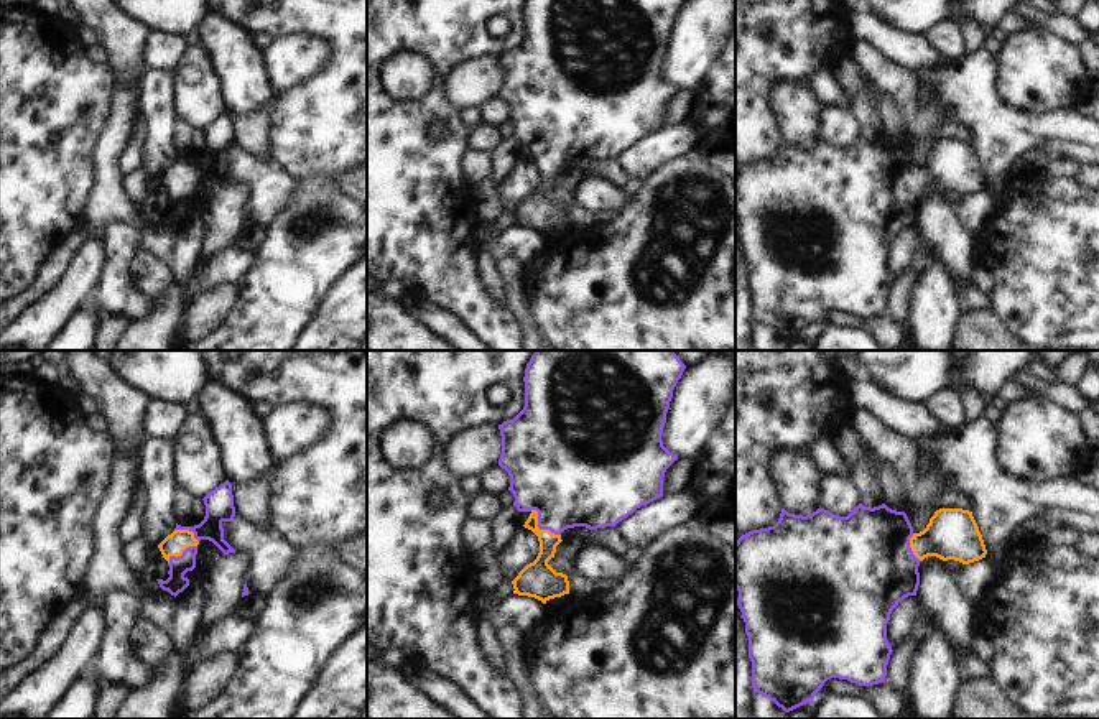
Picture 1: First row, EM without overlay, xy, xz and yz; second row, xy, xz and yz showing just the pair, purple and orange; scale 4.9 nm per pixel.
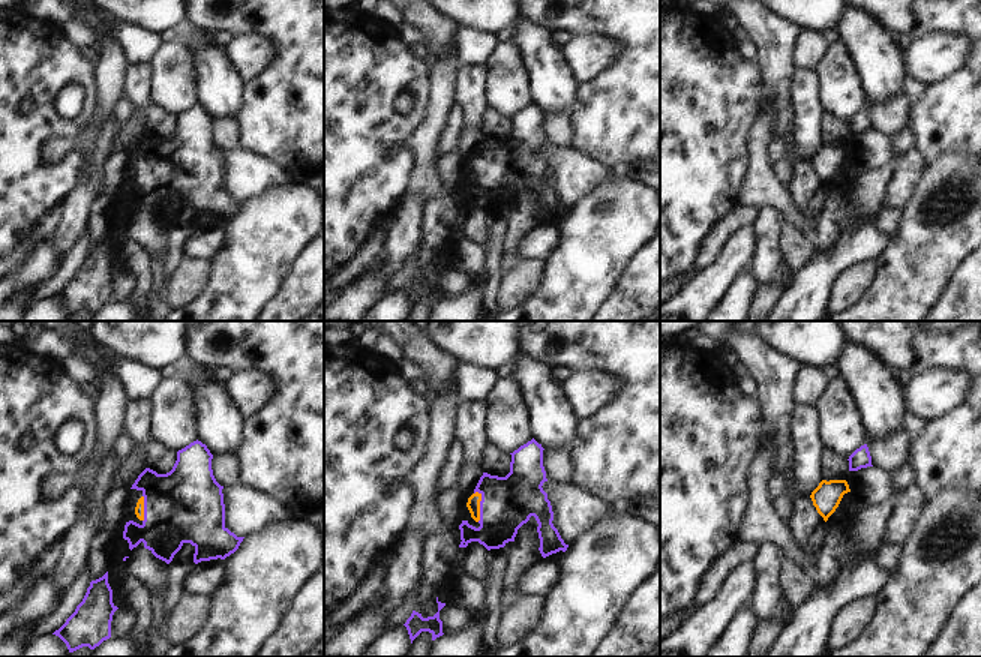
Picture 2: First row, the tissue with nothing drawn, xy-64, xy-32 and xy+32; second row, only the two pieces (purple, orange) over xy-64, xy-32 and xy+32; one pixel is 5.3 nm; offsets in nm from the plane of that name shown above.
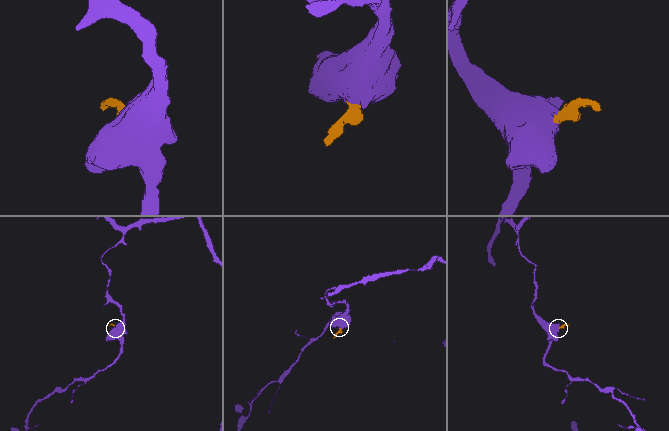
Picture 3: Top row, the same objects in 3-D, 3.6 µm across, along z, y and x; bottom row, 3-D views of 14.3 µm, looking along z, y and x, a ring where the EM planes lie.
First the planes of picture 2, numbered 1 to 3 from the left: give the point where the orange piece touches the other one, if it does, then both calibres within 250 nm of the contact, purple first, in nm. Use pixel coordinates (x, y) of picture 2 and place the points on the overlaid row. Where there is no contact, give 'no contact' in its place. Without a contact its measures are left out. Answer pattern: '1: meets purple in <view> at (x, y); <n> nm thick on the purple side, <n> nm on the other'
1: meets purple in xy-64 at (144, 509); 400 nm thick on the purple side, 50 nm on the other
2: meets purple in xy-32 at (480, 506); 280 nm thick on the purple side, 70 nm on the other
3: no contact

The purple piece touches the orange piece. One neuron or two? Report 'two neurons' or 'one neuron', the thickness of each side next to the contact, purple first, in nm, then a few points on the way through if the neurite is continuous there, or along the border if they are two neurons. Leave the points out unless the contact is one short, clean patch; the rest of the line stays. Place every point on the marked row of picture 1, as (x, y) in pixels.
one neuron; 400 nm thick on the purple side, 170 nm on the other; runs through xz (568, 486), (538, 527), (545, 533), (538, 578)

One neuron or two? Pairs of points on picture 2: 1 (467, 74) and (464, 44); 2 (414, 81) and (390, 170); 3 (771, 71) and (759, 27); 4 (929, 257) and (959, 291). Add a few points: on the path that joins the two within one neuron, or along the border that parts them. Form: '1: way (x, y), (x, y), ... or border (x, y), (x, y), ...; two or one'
1: border (462, 65), (482, 66); two
2: way (389, 93), (380, 102), (380, 144); one
3: way (771, 60), (770, 38); one
4: border (965, 258), (932, 305); two

